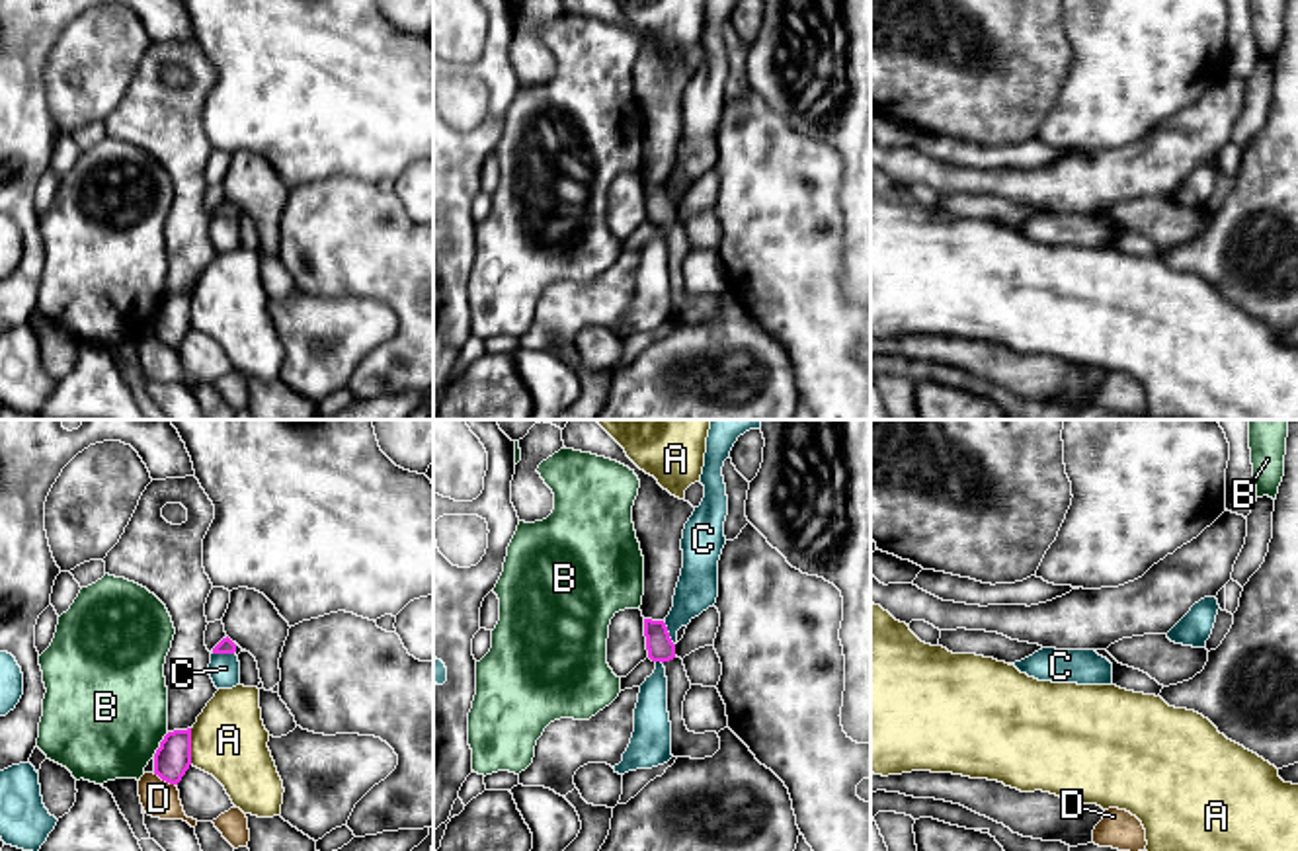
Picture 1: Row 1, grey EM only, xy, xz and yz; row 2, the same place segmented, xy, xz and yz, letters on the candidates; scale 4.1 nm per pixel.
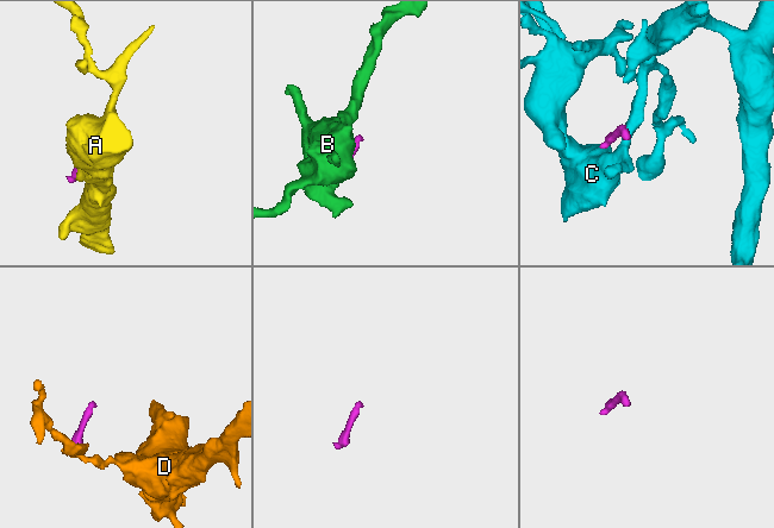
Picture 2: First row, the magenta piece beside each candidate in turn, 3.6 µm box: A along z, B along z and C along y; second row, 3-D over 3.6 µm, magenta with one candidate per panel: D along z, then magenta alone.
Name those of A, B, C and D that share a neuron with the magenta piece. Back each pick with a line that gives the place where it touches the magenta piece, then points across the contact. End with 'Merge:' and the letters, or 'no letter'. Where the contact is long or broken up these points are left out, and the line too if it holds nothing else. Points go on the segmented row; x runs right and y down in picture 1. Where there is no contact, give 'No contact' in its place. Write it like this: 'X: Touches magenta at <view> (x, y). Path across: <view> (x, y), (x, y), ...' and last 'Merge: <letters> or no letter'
Merge: no letter

